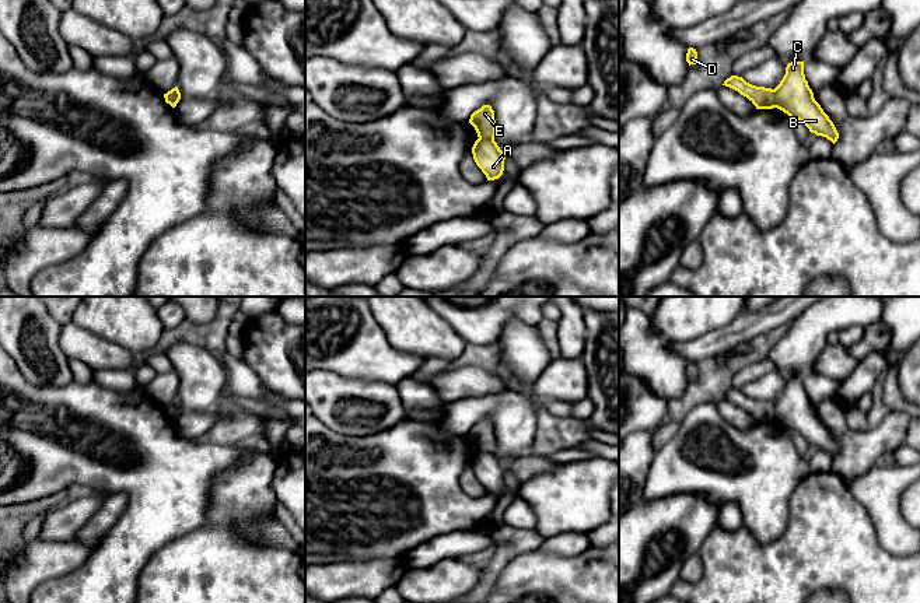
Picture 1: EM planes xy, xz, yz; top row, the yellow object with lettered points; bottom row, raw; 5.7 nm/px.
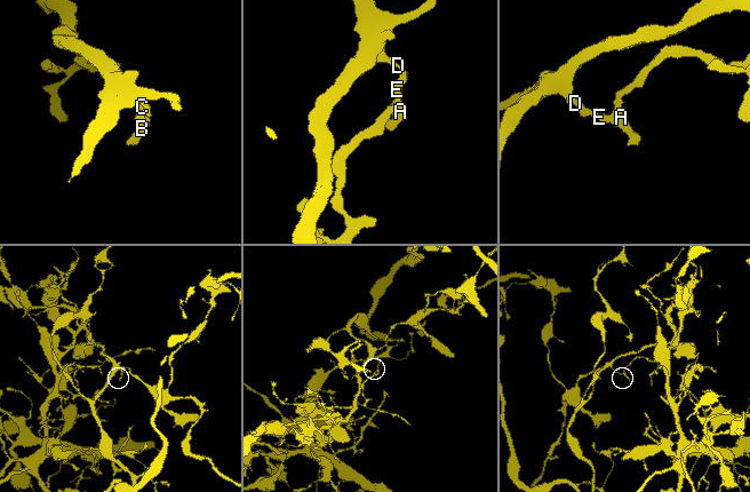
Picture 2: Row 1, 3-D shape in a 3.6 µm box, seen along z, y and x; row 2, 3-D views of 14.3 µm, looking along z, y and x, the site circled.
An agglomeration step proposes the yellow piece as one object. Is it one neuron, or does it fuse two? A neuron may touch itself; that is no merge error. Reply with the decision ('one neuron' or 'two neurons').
two neurons

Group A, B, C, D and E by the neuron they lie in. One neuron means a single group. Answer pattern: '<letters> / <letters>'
A B C / D E

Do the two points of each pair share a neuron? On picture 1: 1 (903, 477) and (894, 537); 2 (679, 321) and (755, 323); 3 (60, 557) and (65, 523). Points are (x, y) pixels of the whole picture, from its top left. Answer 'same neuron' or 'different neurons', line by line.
1: same neuron
2: different neurons
3: different neurons

